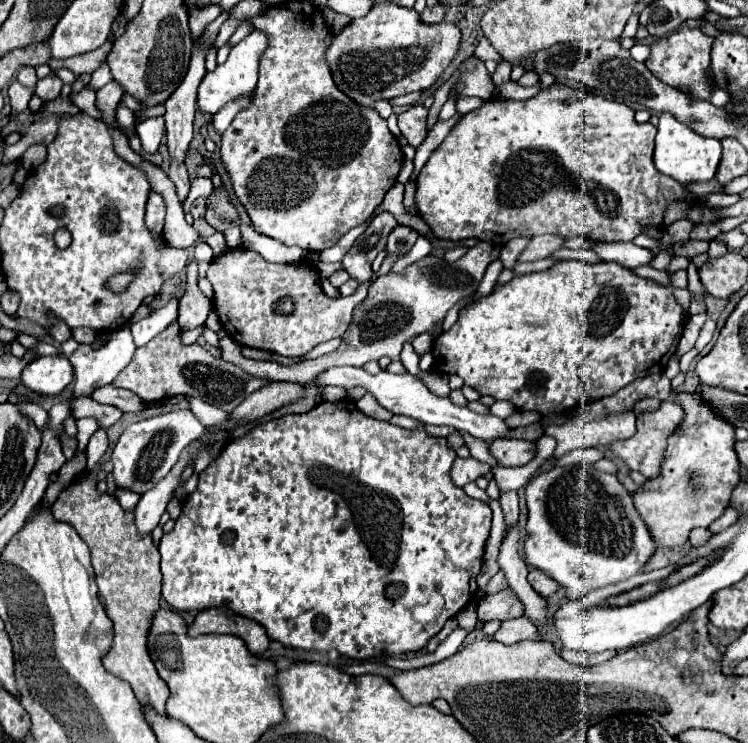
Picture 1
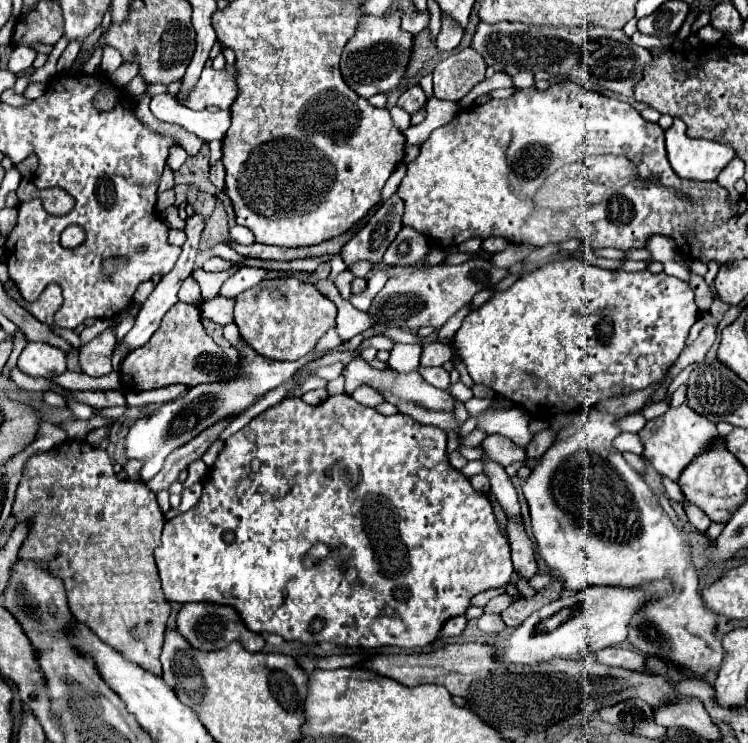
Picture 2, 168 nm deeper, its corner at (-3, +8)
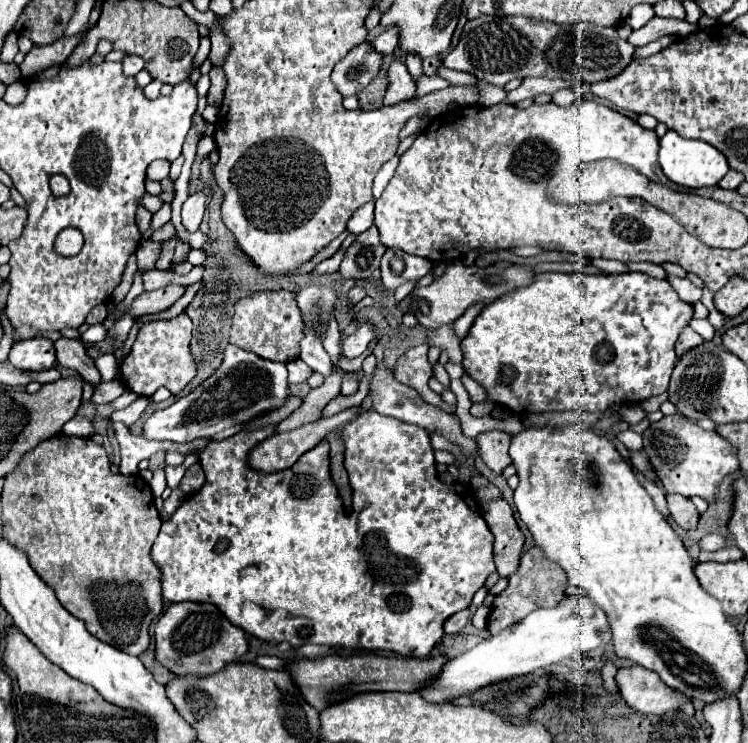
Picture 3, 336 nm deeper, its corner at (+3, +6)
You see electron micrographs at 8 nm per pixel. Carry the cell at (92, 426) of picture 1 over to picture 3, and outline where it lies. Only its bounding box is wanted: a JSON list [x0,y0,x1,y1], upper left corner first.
[111,388,139,410]

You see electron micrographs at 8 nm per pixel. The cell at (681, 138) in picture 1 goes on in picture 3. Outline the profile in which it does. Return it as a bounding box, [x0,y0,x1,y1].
[659,130,729,188]

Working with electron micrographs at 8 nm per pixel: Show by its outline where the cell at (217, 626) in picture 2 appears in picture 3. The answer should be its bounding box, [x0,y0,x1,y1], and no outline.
[155,602,247,676]

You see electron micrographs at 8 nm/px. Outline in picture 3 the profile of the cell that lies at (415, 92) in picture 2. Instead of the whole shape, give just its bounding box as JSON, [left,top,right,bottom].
[383,58,415,104]

